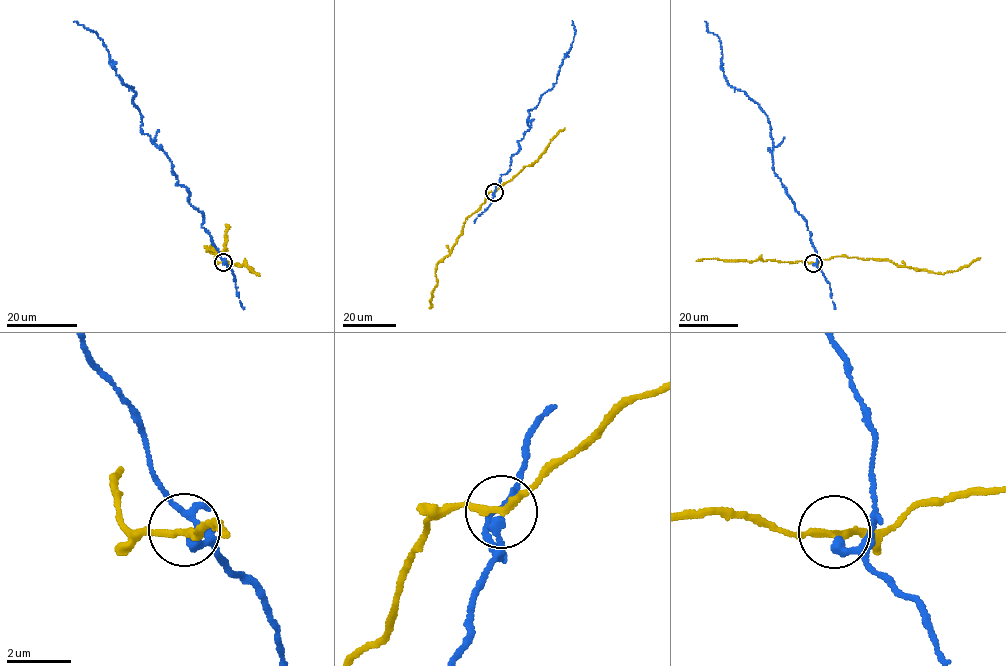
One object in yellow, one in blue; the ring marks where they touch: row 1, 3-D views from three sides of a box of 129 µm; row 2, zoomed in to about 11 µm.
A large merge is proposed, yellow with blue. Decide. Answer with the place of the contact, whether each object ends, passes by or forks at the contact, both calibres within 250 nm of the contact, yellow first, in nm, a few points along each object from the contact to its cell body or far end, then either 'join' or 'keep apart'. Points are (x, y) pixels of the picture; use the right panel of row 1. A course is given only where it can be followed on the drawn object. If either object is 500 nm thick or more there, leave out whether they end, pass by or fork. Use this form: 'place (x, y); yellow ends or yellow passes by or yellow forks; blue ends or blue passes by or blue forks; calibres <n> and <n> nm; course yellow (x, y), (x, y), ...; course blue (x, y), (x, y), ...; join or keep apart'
place (813, 263); yellow passes by; blue ends; calibres 200 and 280 nm; course yellow (813, 263), (846, 256), (888, 260), (898, 265), (942, 274), (957, 271), (980, 257); course blue (813, 263), (816, 252), (806, 220), (773, 171), (768, 118), (727, 82), (719, 39), (707, 32), (705, 21); keep apart

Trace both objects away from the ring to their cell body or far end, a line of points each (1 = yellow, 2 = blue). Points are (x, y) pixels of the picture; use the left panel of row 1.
1: (223, 262), (217, 262), (213, 249), (208, 251), (211, 246), (217, 250), (211, 252), (227, 250), (226, 224)
2: (223, 262), (172, 162), (140, 129), (133, 87), (102, 40), (73, 21)

